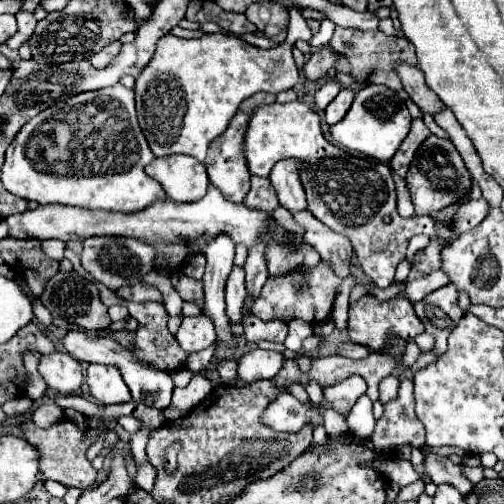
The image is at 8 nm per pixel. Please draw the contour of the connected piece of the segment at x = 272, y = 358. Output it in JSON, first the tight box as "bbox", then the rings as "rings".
{"bbox":[237,349,283,385],"rings":[[[251,349],[239,359],[237,375],[245,385],[251,385],[261,379],[271,379],[283,365],[283,355],[277,351]]]}

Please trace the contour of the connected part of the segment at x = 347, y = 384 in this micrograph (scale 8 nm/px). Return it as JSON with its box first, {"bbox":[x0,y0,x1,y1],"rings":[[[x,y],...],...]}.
{"bbox":[323,375,367,415],"rings":[[[359,375],[349,377],[341,383],[335,383],[327,389],[323,389],[323,395],[325,395],[323,405],[329,405],[345,415],[355,405],[355,401],[365,393],[365,389],[367,389],[367,385],[365,385],[363,377],[359,377]]]}

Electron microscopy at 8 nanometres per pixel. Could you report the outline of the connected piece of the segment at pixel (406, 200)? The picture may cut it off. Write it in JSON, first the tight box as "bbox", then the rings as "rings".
{"bbox":[393,171,413,217],"rings":[[[393,171],[393,181],[395,181],[395,187],[397,187],[397,207],[399,207],[399,213],[401,213],[401,217],[411,217],[413,215],[413,203],[411,203],[411,195],[409,195],[407,183],[395,171]]]}

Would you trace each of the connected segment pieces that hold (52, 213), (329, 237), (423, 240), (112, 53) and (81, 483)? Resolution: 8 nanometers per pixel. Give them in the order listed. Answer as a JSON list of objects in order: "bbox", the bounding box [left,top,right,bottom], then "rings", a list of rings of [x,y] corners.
[{"bbox":[5,185,291,247],"rings":[[[209,185],[207,195],[201,201],[195,203],[173,203],[173,201],[159,201],[157,205],[151,205],[149,209],[141,213],[105,213],[105,211],[87,211],[81,207],[69,207],[69,205],[37,205],[35,209],[27,209],[23,213],[15,213],[5,219],[9,227],[9,235],[17,239],[35,237],[35,239],[85,239],[91,235],[129,235],[129,237],[141,237],[141,239],[175,239],[183,237],[185,241],[207,233],[209,239],[217,233],[229,233],[235,243],[243,243],[245,247],[251,247],[255,239],[271,241],[291,241],[287,231],[283,231],[281,225],[277,225],[271,217],[265,217],[265,213],[257,213],[255,209],[245,207],[245,203],[231,203],[227,201],[219,189]]]},{"bbox":[291,209,353,279],"rings":[[[309,209],[295,211],[291,215],[303,227],[303,239],[309,241],[317,249],[321,259],[331,261],[333,269],[337,269],[337,275],[341,279],[347,277],[349,265],[351,265],[351,255],[353,255],[351,241],[345,235],[331,231]]]},{"bbox":[406,235,430,264],"rings":[[[426,235],[413,236],[408,244],[406,259],[412,264],[415,253],[428,246],[430,238]]]},{"bbox":[91,41,123,69],"rings":[[[113,41],[111,45],[107,45],[105,49],[101,49],[99,53],[95,53],[93,57],[91,57],[91,65],[93,67],[97,67],[97,69],[101,69],[101,67],[107,67],[119,53],[121,53],[121,47],[123,47],[123,43],[121,41]]]},{"bbox":[25,415,97,491],"rings":[[[25,415],[25,435],[27,435],[27,441],[39,451],[39,467],[41,467],[43,479],[45,481],[53,479],[65,487],[77,487],[81,491],[93,487],[95,485],[95,469],[85,459],[85,449],[87,449],[87,443],[93,443],[97,439],[97,431],[85,435],[77,425],[73,425],[67,419],[63,419],[61,423],[49,427],[49,429],[37,429],[29,417],[31,415]]]}]

